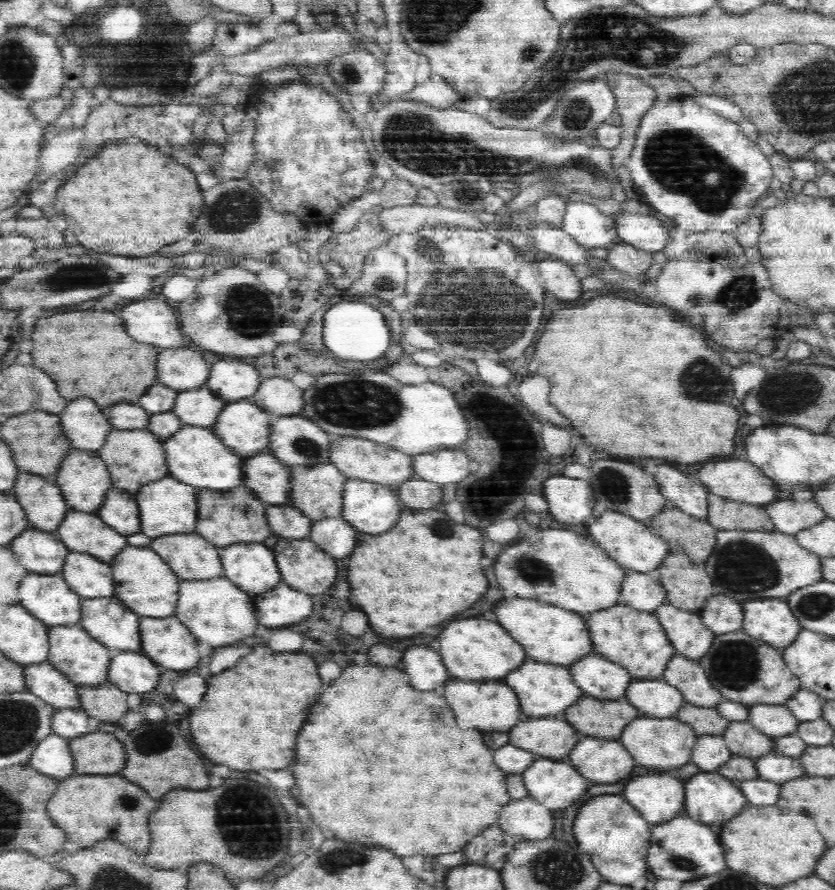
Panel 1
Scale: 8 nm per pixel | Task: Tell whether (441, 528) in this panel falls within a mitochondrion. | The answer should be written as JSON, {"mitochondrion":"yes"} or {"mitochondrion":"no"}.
{"mitochondrion":"yes"}

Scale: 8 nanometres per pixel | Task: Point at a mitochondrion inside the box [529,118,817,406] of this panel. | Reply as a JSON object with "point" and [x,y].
{"point":[680,161]}

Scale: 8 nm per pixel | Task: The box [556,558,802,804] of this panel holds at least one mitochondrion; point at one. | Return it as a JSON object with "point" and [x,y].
{"point":[734,664]}

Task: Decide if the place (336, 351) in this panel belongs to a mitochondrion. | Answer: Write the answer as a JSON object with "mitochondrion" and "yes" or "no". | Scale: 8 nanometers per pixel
{"mitochondrion":"no"}

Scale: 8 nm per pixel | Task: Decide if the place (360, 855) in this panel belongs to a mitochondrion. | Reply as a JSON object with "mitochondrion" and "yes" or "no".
{"mitochondrion":"yes"}

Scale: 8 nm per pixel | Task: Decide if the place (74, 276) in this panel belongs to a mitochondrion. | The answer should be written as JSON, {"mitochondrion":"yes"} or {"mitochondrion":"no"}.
{"mitochondrion":"yes"}

